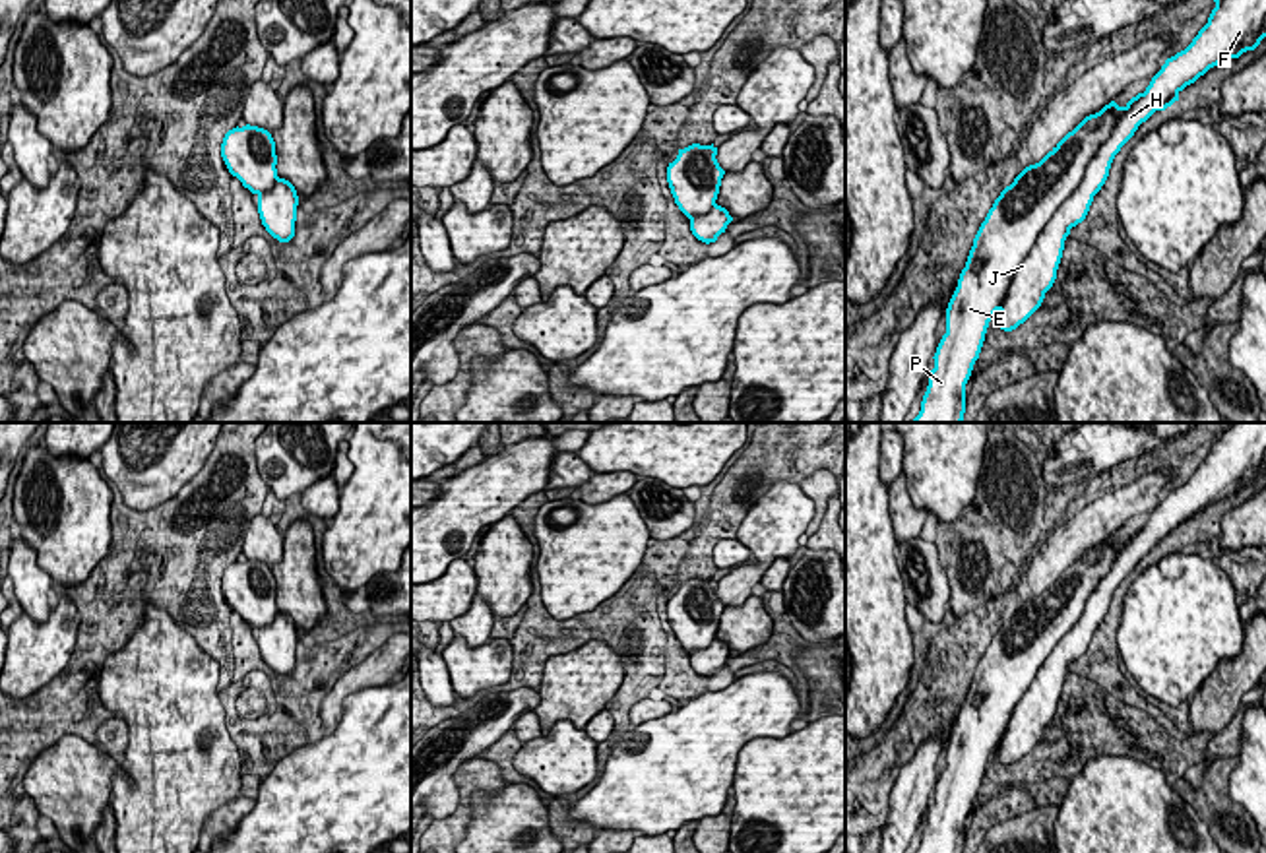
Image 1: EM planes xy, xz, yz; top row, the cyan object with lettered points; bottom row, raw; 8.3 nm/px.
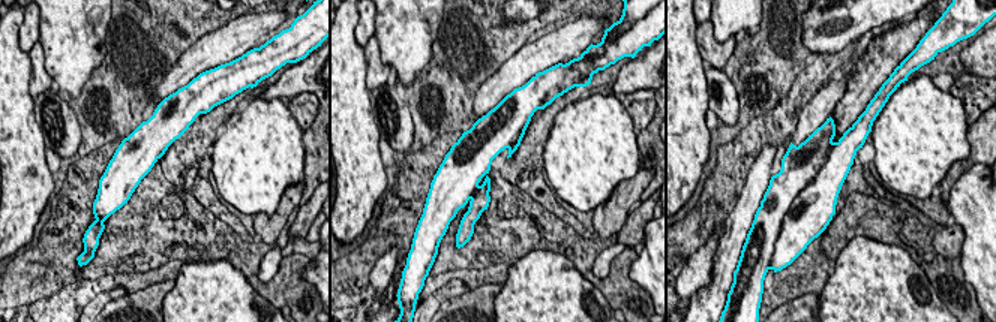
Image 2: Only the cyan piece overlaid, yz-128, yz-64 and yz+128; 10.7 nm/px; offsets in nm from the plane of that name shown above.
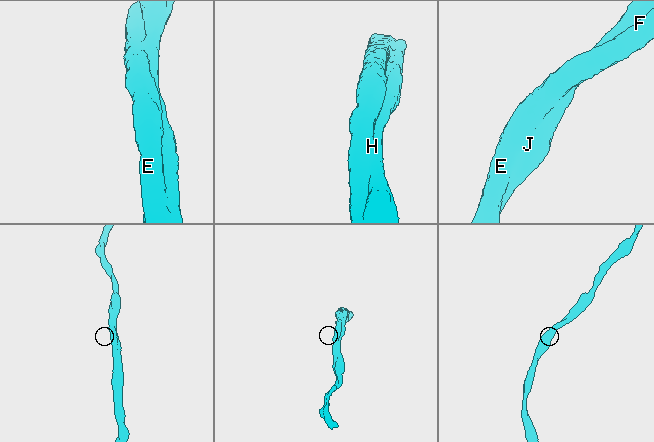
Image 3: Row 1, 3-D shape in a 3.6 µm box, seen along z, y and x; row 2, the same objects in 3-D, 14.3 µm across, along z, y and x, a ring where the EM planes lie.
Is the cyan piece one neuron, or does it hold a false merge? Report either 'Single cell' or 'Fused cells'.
Single cell

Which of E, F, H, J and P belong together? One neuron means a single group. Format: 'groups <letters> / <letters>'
groups E F H J P

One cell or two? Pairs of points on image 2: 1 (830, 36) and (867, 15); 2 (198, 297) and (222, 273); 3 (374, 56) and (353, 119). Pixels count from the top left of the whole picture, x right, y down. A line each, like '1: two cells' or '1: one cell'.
1: one cell
2: one cell
3: two cells

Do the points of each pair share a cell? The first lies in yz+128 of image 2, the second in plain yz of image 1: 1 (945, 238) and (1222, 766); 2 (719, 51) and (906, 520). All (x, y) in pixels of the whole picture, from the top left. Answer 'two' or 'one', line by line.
1: two
2: one

